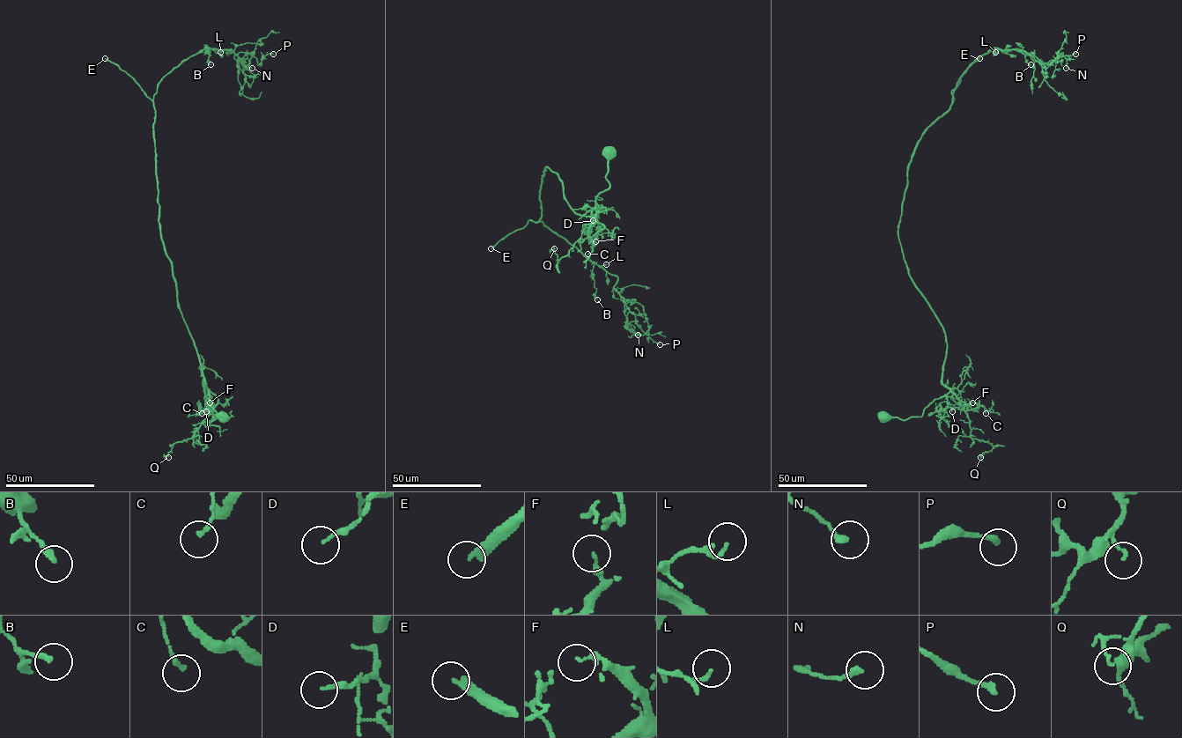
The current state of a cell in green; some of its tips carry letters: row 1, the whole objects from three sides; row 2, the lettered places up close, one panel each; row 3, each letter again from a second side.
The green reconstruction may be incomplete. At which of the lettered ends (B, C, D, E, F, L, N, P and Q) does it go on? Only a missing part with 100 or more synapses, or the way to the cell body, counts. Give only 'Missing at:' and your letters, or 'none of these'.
Missing at: E

